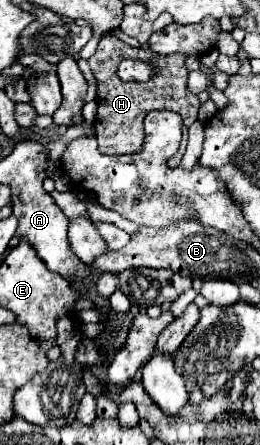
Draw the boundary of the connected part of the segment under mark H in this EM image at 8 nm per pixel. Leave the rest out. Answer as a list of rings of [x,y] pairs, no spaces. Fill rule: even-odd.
[[[105,34],[99,40],[97,52],[89,58],[91,72],[97,78],[97,118],[93,122],[95,126],[95,138],[99,142],[99,150],[103,154],[135,154],[143,146],[143,118],[151,110],[173,110],[181,114],[183,119],[182,140],[175,156],[169,158],[169,166],[179,166],[181,158],[185,154],[188,143],[188,129],[197,120],[197,110],[201,102],[195,94],[191,94],[185,87],[189,71],[185,67],[185,56],[181,54],[169,54],[169,56],[157,56],[151,54],[151,50],[131,48],[129,44],[121,42],[113,34]],[[123,58],[149,60],[157,67],[157,76],[147,82],[121,82],[115,74],[119,62]]]

